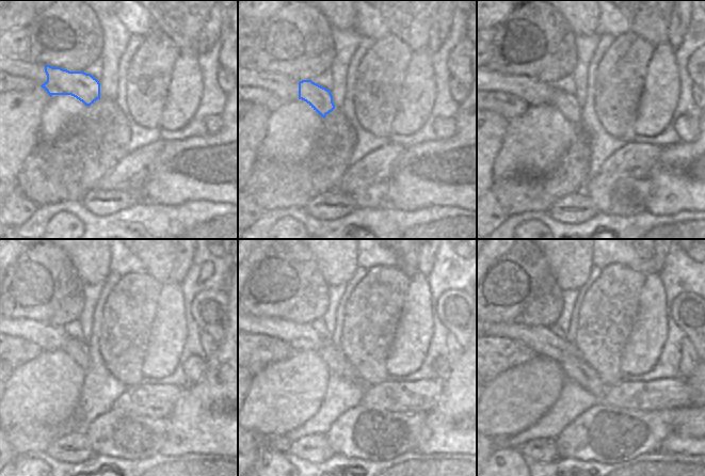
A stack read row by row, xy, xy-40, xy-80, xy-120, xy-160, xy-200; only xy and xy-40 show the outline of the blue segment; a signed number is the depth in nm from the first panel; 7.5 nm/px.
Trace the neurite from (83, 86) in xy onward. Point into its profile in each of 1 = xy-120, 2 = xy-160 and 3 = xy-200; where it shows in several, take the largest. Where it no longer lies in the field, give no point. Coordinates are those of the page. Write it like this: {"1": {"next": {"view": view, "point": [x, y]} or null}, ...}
{"1": {"next": {"view": "xy-120", "point": [80, 350]}}, "2": {"next": {"view": "xy-160", "point": [337, 364]}}, "3": {"next": {"view": "xy-200", "point": [575, 368]}}}

